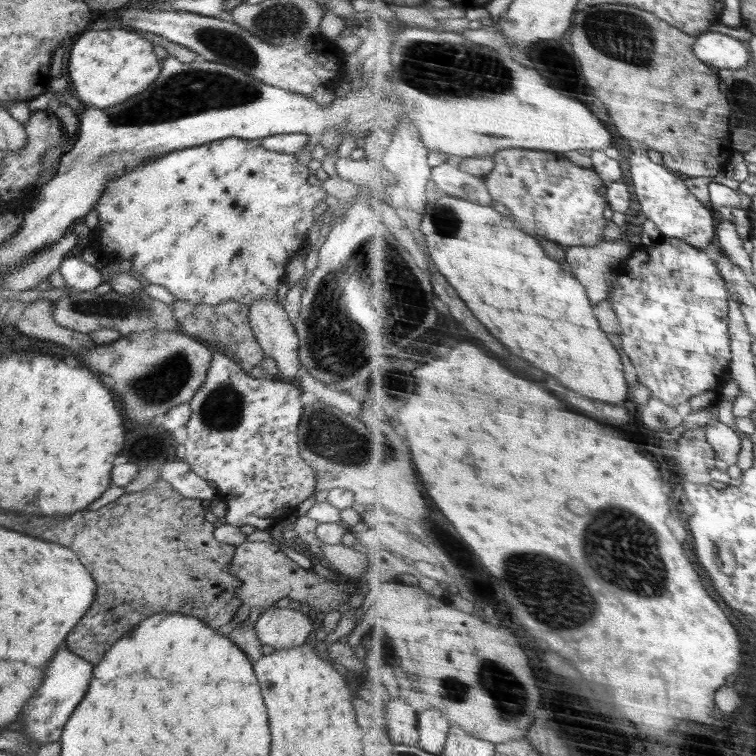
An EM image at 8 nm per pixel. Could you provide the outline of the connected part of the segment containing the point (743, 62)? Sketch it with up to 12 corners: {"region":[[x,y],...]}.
{"region":[[712,31],[698,37],[695,51],[719,69],[748,67],[747,42]]}

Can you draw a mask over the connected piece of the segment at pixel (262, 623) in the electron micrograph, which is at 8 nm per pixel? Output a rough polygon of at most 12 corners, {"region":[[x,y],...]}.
{"region":[[288,607],[262,612],[261,644],[300,646],[314,630],[310,615]]}

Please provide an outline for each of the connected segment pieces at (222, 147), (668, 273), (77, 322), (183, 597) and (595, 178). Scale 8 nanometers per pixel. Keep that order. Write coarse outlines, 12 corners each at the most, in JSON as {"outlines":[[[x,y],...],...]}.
{"outlines":[[[226,138],[110,179],[91,241],[177,300],[276,297],[328,194]],[[682,239],[636,248],[612,304],[672,406],[731,374],[729,285]],[[76,291],[53,302],[60,326],[122,337],[179,330],[172,305]],[[159,478],[56,530],[98,584],[66,646],[242,604],[200,499]],[[504,150],[486,180],[530,234],[565,249],[604,242],[596,168]]]}

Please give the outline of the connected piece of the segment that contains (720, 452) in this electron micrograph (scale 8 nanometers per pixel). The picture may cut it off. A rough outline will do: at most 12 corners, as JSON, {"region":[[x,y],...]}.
{"region":[[719,419],[707,424],[713,454],[738,464],[742,438]]}

